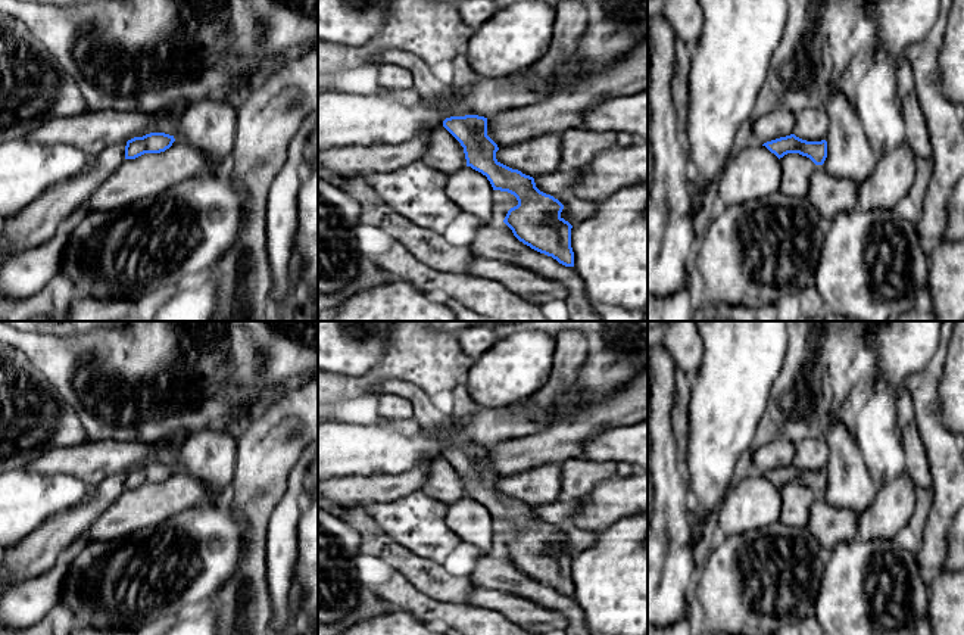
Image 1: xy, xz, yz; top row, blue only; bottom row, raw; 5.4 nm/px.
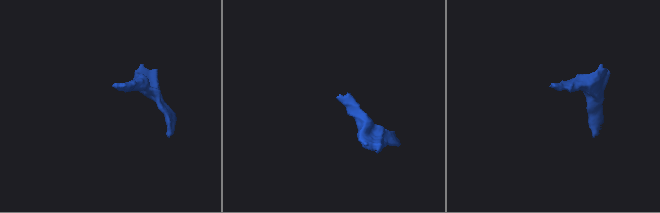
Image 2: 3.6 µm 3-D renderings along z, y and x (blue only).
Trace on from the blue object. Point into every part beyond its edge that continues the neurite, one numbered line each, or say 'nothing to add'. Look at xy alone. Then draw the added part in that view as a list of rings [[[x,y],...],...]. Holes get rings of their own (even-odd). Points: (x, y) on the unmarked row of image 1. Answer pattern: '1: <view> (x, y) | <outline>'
nothing to add

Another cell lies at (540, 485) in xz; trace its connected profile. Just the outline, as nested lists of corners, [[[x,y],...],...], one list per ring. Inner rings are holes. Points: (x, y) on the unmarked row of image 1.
[[[545,464],[496,482],[497,492],[537,508],[561,498],[561,466]]]

